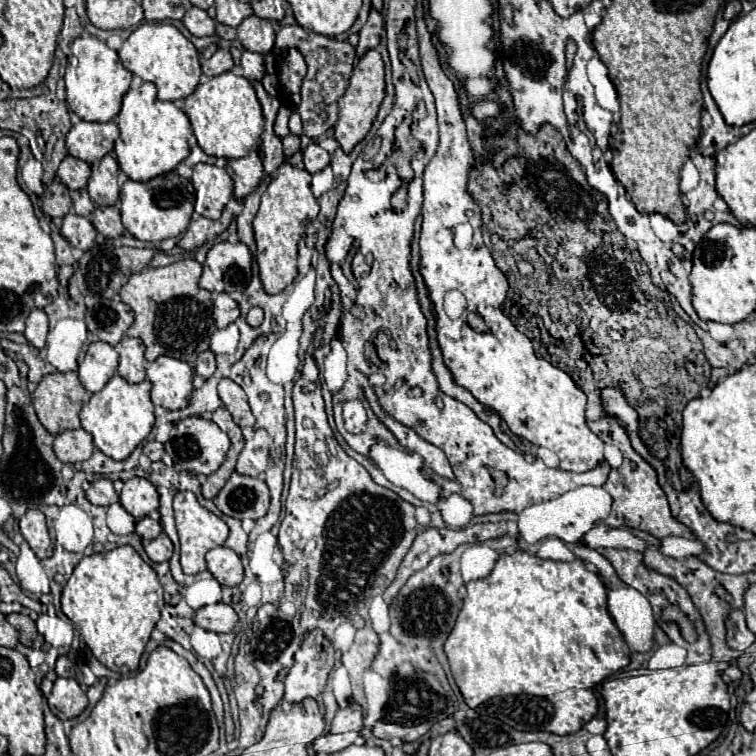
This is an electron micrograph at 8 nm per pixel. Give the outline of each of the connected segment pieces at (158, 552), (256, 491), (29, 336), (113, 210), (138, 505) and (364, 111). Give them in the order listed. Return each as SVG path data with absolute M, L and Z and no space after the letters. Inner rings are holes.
M164 532L158 538L144 542L144 550L152 562L166 562L172 558L172 542Z
M234 472L224 488L216 494L214 504L226 516L244 520L258 520L268 512L270 492L264 480Z
M40 308L32 310L32 314L26 318L26 332L24 332L24 336L36 348L44 348L46 346L48 316L46 316L44 310L40 310Z
M116 206L96 208L88 218L94 224L94 228L106 238L118 238L124 232L124 226L120 222L120 210Z
M130 478L120 492L120 504L136 518L144 518L158 510L158 492L146 478Z
M368 50L368 54L364 54L360 58L358 66L354 68L354 74L350 78L350 84L348 84L344 96L338 100L340 116L338 116L338 122L334 126L334 136L340 142L344 152L350 152L368 134L384 96L386 96L386 84L384 84L382 56L378 50Z

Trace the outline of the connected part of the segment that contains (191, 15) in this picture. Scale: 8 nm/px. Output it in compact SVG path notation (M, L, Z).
M190 8L184 16L184 26L194 36L212 36L216 30L216 20L210 18L208 12L202 8Z

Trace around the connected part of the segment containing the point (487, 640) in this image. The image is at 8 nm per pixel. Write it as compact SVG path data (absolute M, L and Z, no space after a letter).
M516 550L514 554L500 554L500 558L496 560L494 570L490 572L490 576L482 578L482 580L474 580L466 584L468 594L464 598L464 606L456 618L456 624L444 644L444 652L448 656L450 668L452 668L452 676L466 700L466 704L470 708L478 708L482 706L486 700L490 698L504 698L508 696L508 718L514 720L514 728L516 730L546 730L552 734L574 734L578 732L588 720L594 718L594 714L598 712L598 700L594 696L594 686L602 680L606 680L608 676L616 674L618 670L626 668L630 662L630 650L618 630L618 626L614 624L612 616L606 610L606 586L600 580L600 576L596 572L590 572L586 568L586 564L578 558L574 558L572 562L556 562L556 560L542 560L536 558L524 550Z

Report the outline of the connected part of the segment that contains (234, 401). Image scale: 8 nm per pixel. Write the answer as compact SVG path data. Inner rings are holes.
M230 378L220 380L220 384L218 384L218 394L220 394L224 406L228 408L228 412L232 414L234 422L236 422L240 428L254 426L254 414L252 414L252 410L250 410L250 406L248 406L246 392L244 392L236 382L232 382Z

